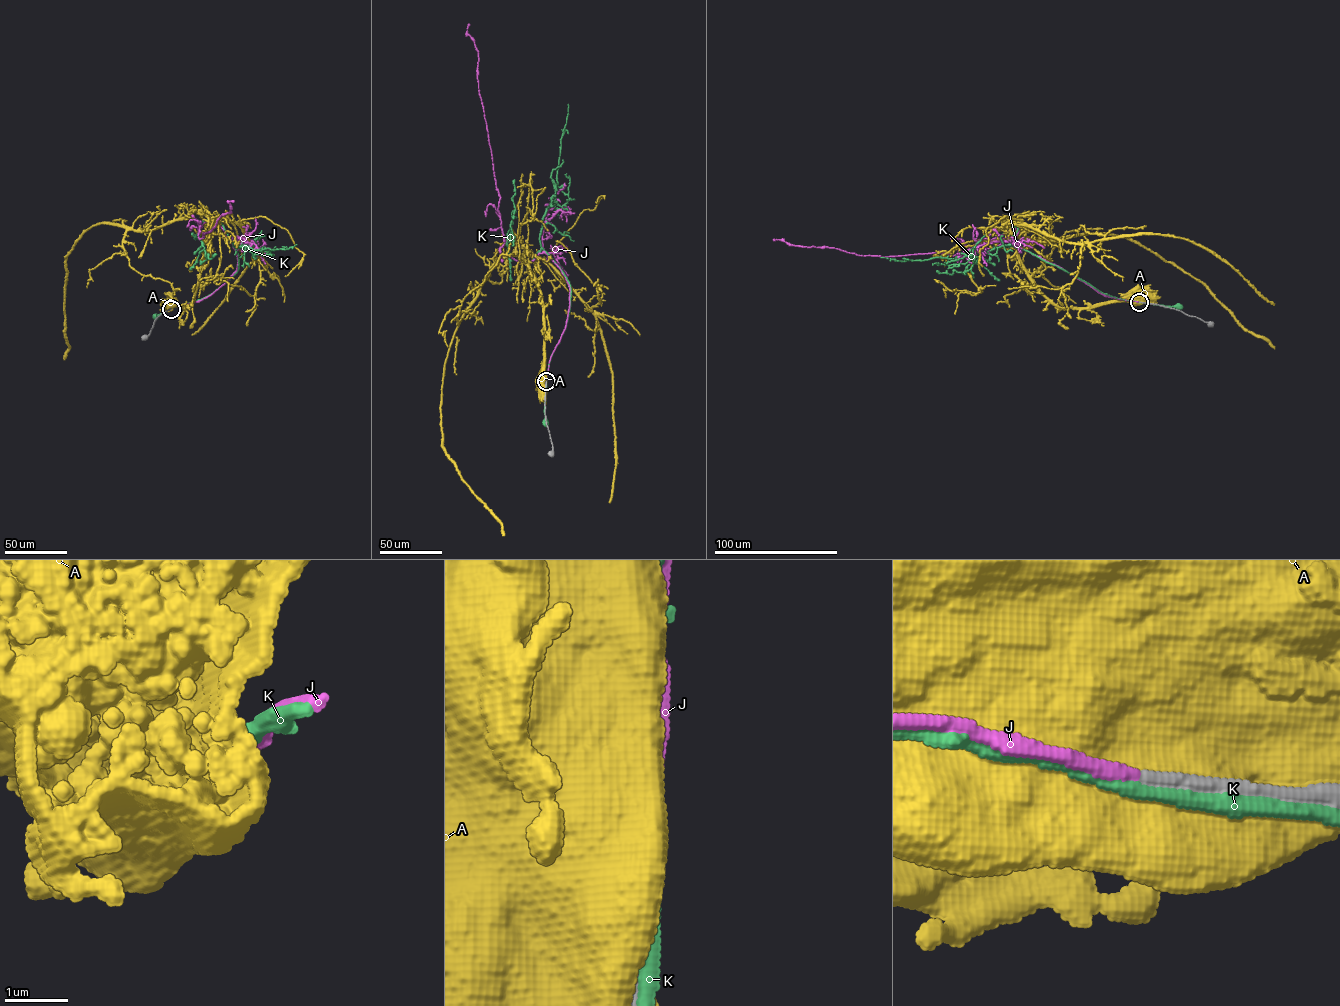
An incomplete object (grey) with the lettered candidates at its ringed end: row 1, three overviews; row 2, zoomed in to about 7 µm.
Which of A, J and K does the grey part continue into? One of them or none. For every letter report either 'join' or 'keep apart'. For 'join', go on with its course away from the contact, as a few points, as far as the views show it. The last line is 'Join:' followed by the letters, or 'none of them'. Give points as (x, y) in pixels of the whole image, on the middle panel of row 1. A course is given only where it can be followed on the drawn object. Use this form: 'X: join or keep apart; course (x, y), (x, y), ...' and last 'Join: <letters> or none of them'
A: keep apart
J: join; course (546, 381), (569, 287), (544, 253), (528, 262), (510, 256), (468, 24)
K: keep apart
Join: J

